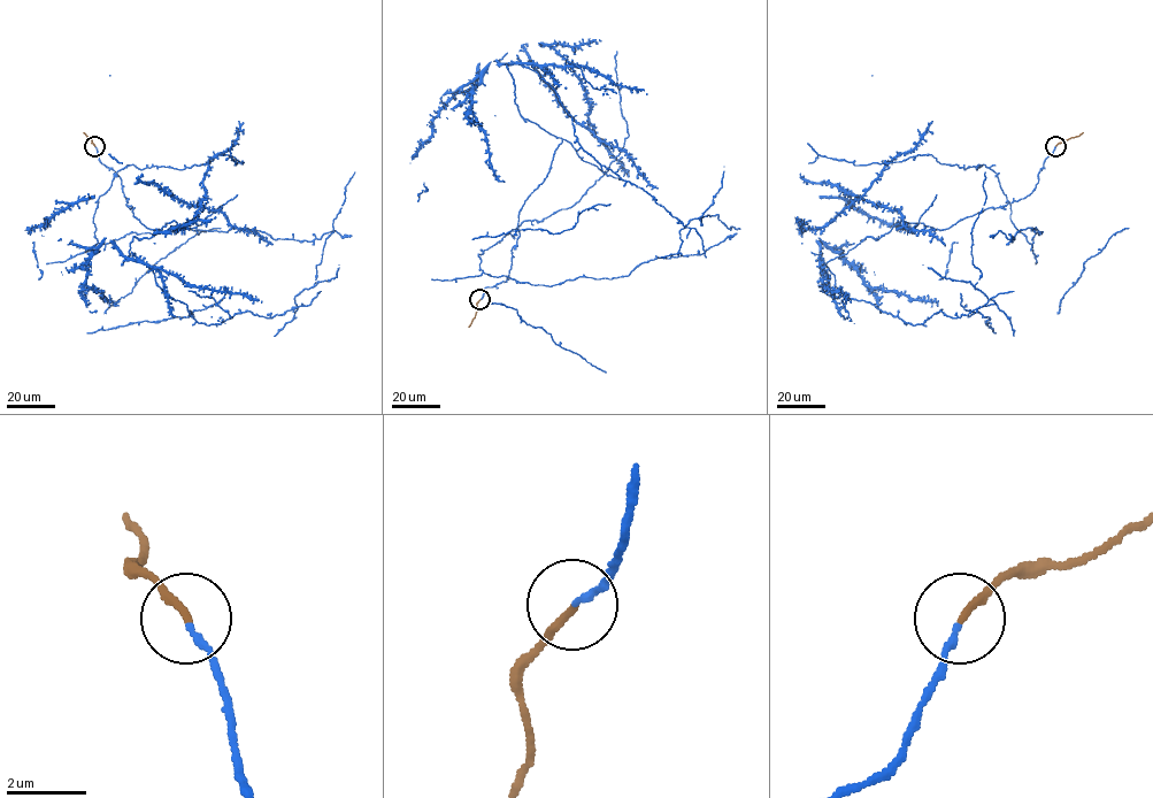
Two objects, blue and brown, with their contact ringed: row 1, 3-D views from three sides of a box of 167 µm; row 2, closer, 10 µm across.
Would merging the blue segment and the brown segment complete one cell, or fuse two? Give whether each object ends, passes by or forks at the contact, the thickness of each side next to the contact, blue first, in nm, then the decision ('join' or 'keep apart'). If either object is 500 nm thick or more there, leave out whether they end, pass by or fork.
blue ends; brown ends; calibres 170 and 190 nm; join

